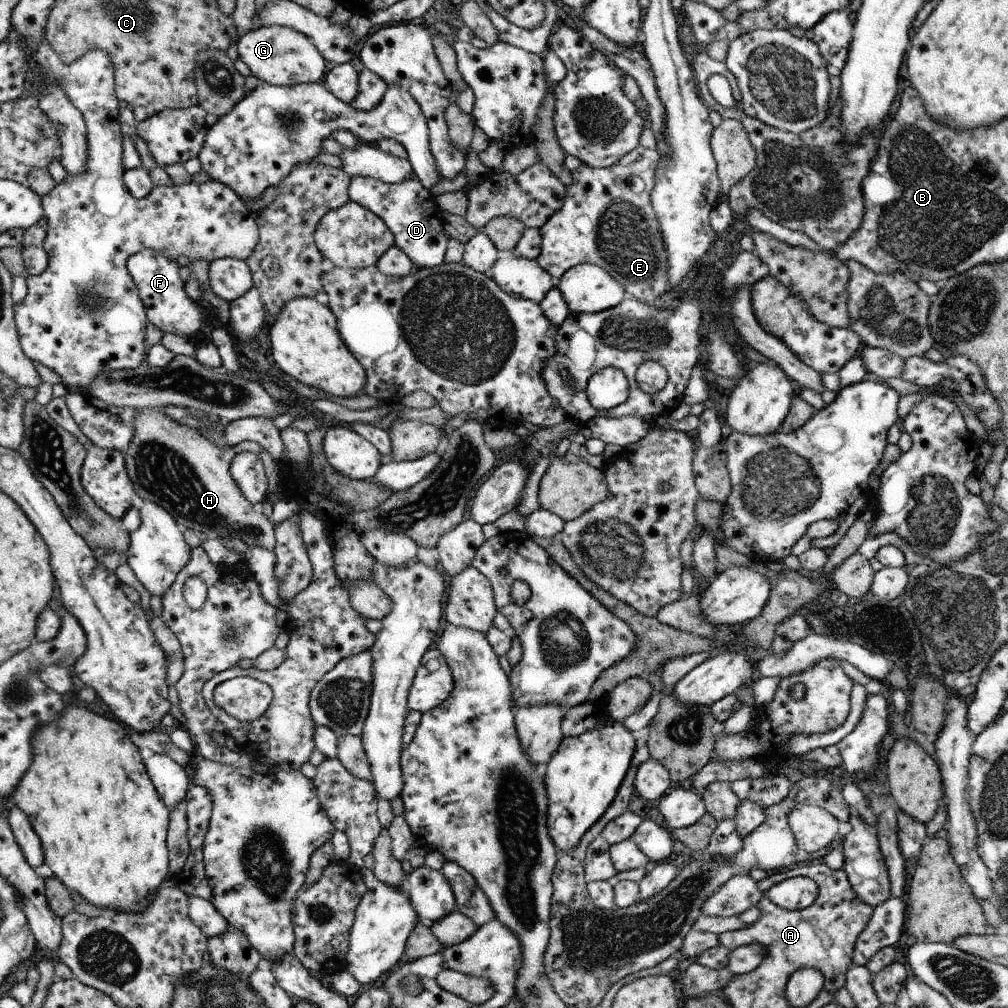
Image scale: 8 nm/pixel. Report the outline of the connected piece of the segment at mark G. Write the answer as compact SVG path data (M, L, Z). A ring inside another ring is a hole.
M259 26L237 40L237 53L251 74L271 85L294 86L320 83L325 78L326 64L318 46L303 33L290 27Z

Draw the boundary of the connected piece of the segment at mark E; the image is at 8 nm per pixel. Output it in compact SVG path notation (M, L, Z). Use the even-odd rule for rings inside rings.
M640 146L624 156L619 163L609 168L593 168L580 164L574 174L572 183L567 187L563 208L557 211L541 227L541 254L536 258L537 264L546 269L555 281L560 280L569 270L580 264L594 264L607 270L624 288L627 295L638 301L654 302L670 287L668 280L668 254L664 248L662 230L655 210L651 206L651 195L655 191L656 166L660 153L657 148L650 150Z

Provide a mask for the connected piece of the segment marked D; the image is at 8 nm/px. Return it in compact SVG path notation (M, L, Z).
M415 177L402 182L402 184L384 184L383 181L374 180L374 178L351 178L350 202L363 205L376 216L382 217L383 222L395 234L395 247L402 249L411 258L417 269L439 267L445 263L448 238L443 230L443 211L439 208L438 202L435 201L434 195L428 192Z

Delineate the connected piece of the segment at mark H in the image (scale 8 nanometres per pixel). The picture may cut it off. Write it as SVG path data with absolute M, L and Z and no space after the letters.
M144 407L136 410L138 410L138 418L134 422L134 438L131 440L130 447L124 452L127 473L135 485L135 493L140 498L167 509L181 528L195 530L198 534L206 534L208 539L223 539L234 535L240 537L247 544L248 549L259 546L273 551L276 540L271 519L268 519L261 509L254 508L254 505L240 492L230 469L234 456L238 452L244 452L244 450L260 452L260 445L254 441L242 441L242 444L234 445L234 448L225 449L215 445L202 432L171 419L164 409Z

